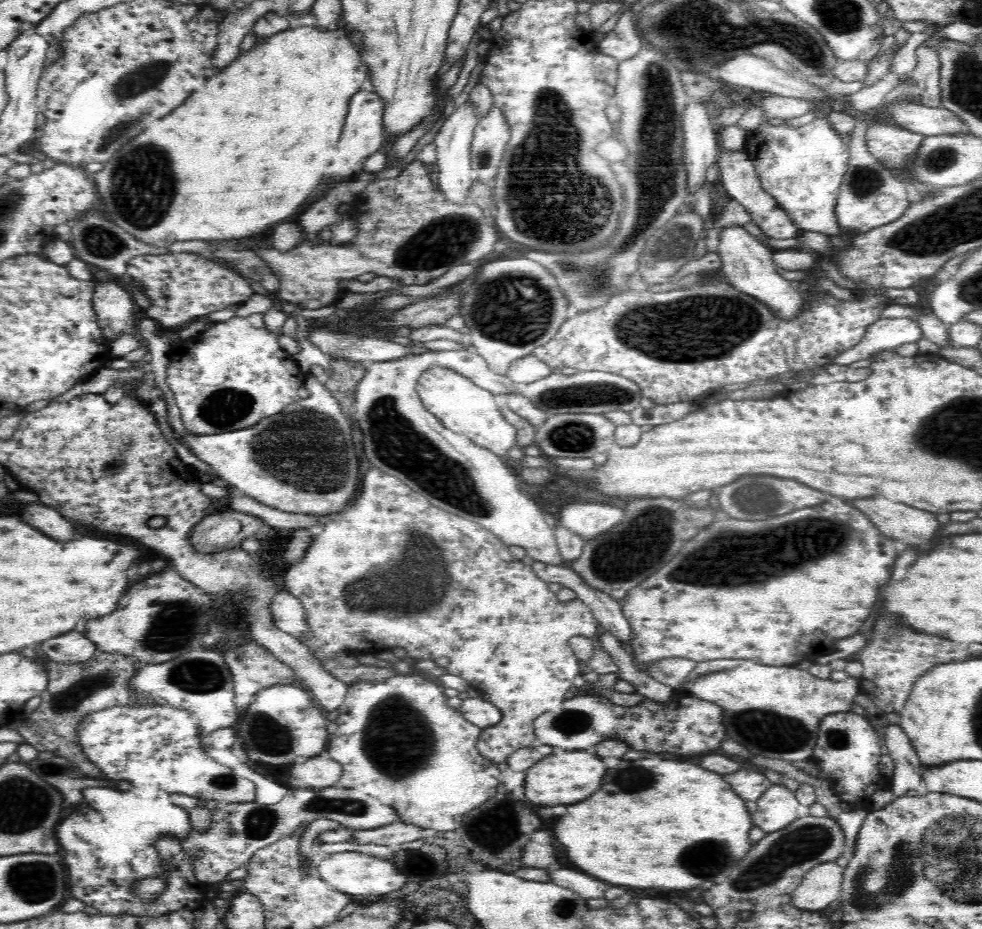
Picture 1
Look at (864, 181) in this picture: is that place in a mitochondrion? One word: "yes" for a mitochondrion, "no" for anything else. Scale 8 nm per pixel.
yes

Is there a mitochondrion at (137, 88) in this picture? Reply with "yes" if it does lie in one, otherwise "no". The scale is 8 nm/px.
yes

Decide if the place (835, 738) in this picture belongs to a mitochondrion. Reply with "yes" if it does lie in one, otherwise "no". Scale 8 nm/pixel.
yes

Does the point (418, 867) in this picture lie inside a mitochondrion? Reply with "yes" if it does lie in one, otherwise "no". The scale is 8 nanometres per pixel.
no

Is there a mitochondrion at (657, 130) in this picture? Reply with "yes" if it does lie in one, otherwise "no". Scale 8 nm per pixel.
yes

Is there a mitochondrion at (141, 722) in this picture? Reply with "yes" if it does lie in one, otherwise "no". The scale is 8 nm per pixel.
no

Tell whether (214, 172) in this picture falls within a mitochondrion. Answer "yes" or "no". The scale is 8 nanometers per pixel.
no

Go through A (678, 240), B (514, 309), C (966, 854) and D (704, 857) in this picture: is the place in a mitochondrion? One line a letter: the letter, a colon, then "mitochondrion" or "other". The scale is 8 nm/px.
A: mitochondrion
B: mitochondrion
C: mitochondrion
D: mitochondrion

